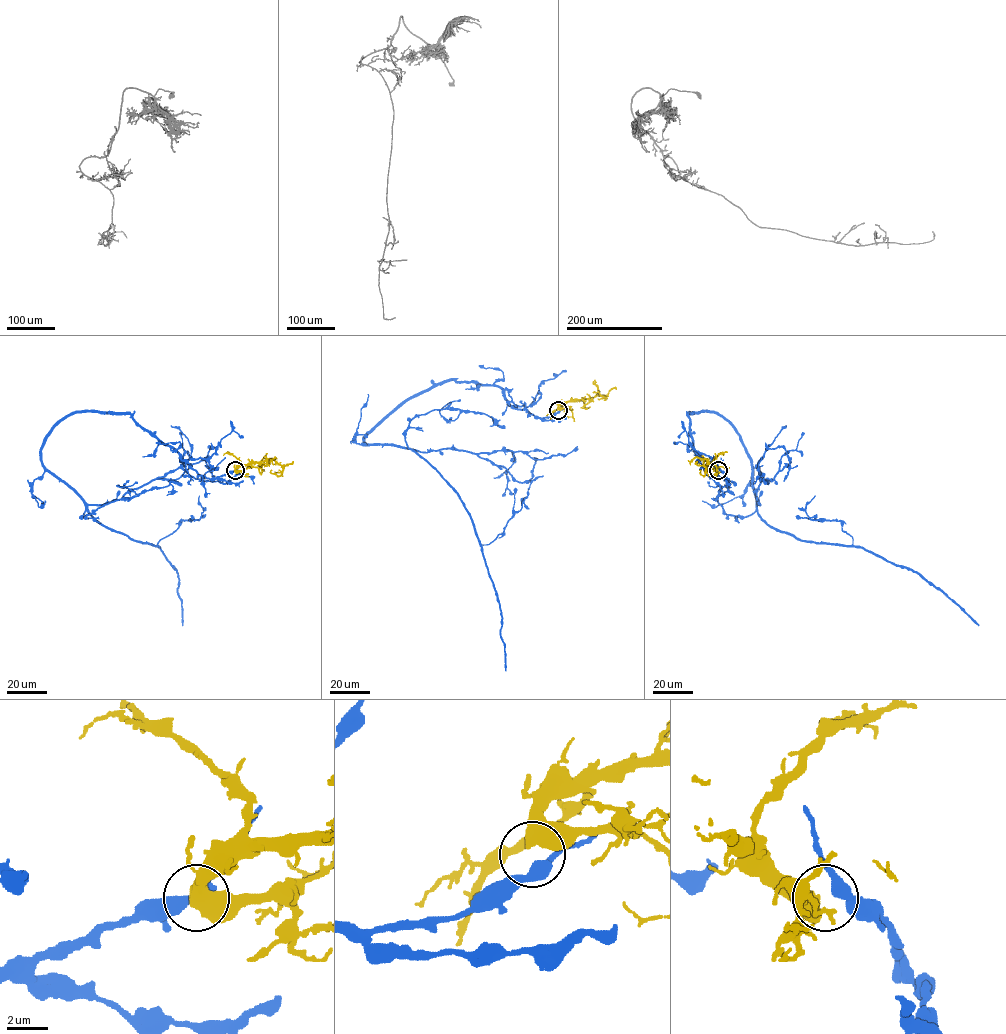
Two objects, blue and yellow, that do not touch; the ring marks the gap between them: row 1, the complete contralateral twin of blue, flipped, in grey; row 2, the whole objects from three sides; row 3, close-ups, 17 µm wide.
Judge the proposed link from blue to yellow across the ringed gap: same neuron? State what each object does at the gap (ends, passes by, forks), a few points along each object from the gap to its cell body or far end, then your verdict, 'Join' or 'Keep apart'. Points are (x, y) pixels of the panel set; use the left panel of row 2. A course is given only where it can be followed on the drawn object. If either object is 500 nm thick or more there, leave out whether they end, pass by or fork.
Course of blue: (235, 470), (200, 475), (129, 413), (71, 412), (41, 451), (96, 520), (161, 550), (177, 572), (182, 625). Course of yellow: (234, 470), (241, 466), (270, 459), (283, 469), (279, 475), (271, 473), (272, 470). Keep apart

